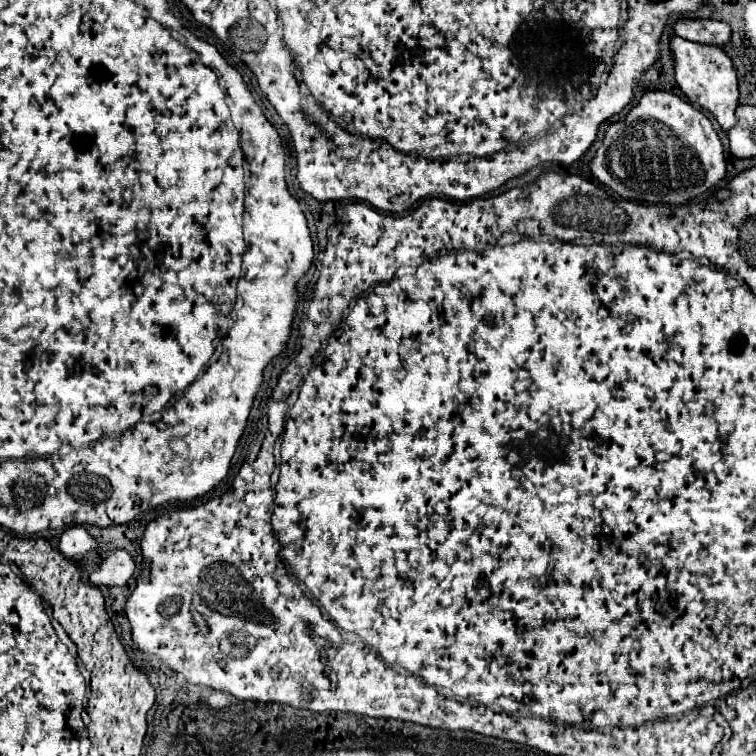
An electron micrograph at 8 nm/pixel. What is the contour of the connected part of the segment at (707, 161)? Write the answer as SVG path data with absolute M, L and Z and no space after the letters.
M645 90L639 104L605 130L601 148L591 160L591 172L621 198L679 206L725 178L725 156L717 132L703 112L675 94Z

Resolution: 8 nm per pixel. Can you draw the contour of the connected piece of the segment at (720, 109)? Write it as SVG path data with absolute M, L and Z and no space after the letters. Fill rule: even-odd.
M671 34L669 48L673 52L673 70L675 80L689 102L709 110L715 120L721 124L723 130L735 126L735 108L739 104L739 90L737 90L737 74L733 68L731 58L723 52L723 48L707 46L707 44L693 44L689 40L681 40L679 36Z

